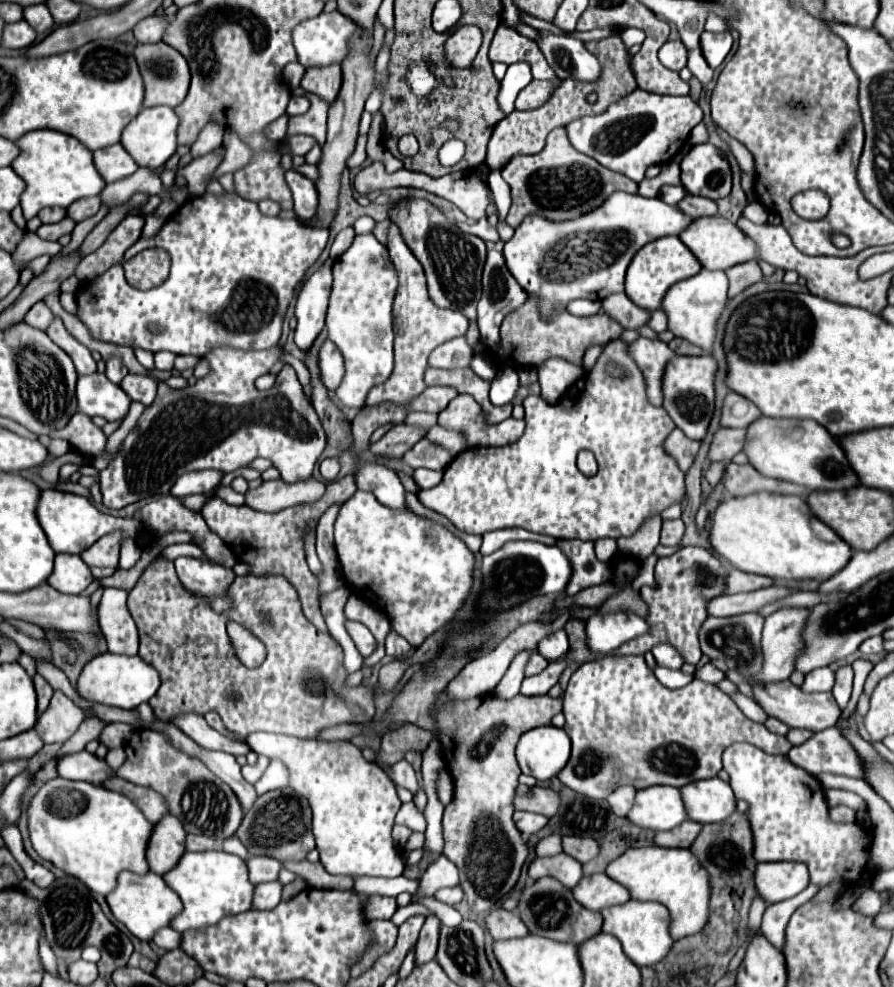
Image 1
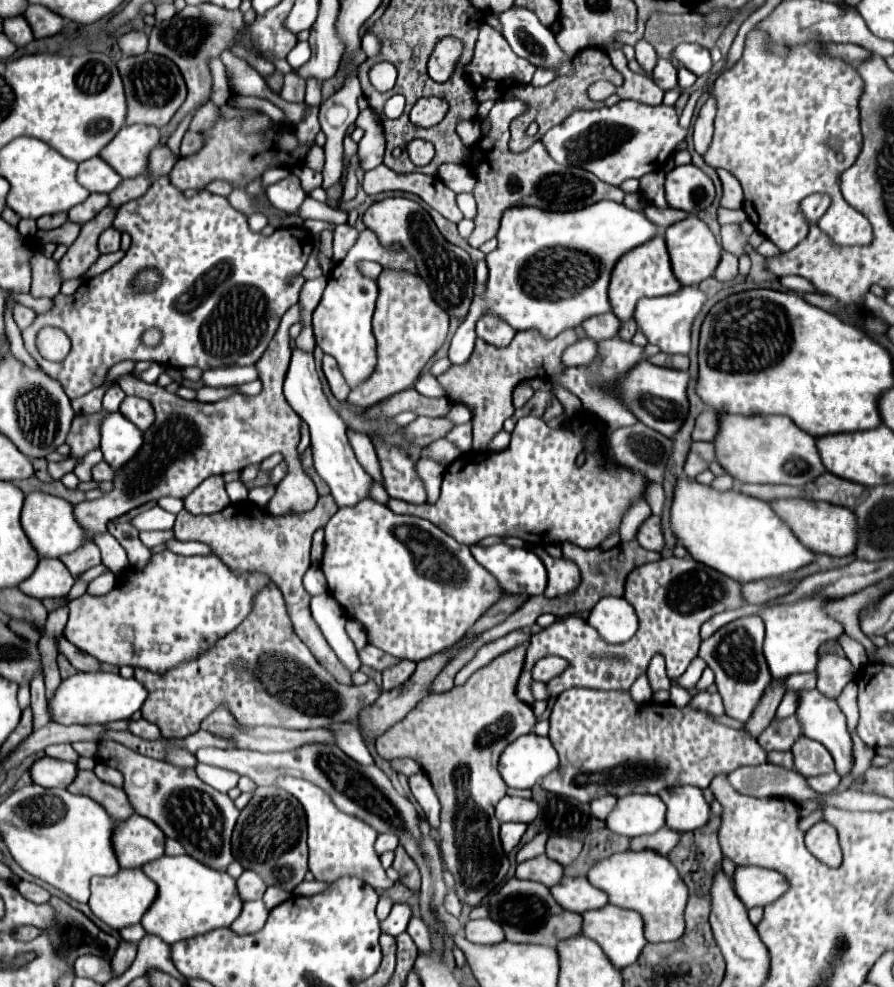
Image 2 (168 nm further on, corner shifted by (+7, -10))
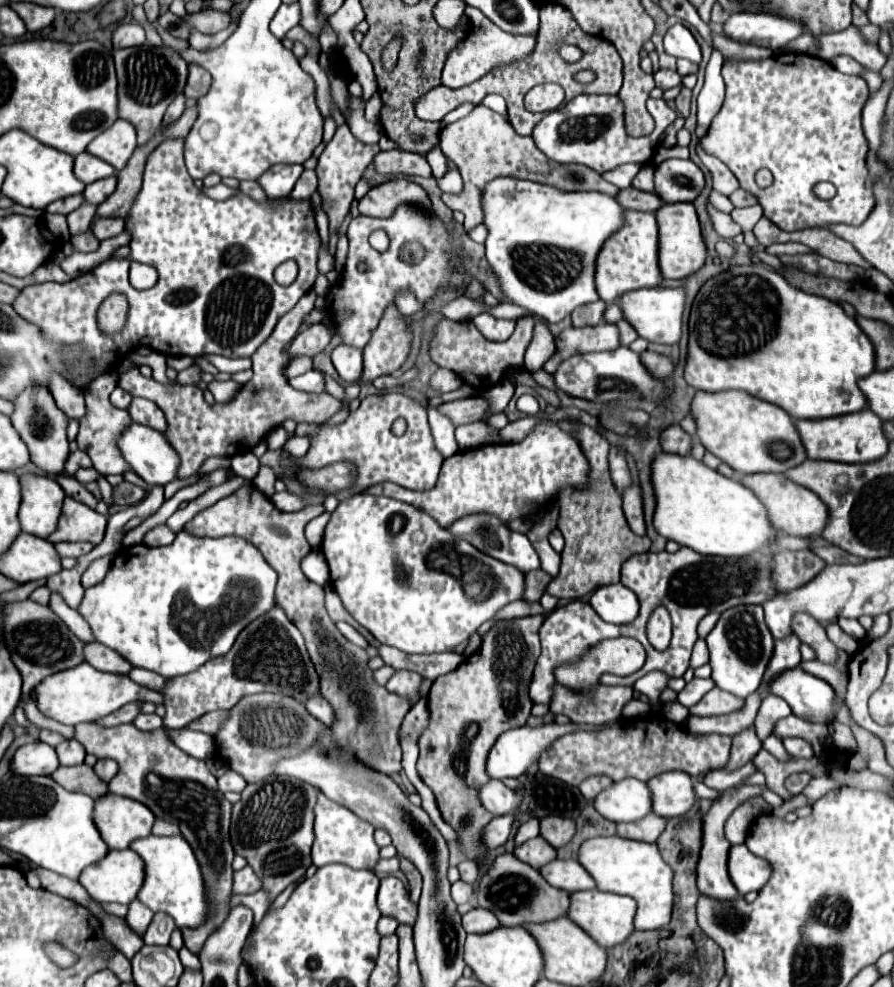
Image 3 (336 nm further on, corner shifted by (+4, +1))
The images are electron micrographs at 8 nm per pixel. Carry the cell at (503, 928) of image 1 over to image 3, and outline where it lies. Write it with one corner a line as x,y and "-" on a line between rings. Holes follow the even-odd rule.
475,907
469,913
465,913
461,917
461,923
467,933
487,933
487,931
493,931
499,927
497,917
493,917
493,913
489,913
487,909
481,909
481,907

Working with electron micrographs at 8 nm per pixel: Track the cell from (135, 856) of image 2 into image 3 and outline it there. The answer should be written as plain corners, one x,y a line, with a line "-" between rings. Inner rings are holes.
105,795
95,801
93,823
109,849
127,849
131,841
151,833
155,815
139,801

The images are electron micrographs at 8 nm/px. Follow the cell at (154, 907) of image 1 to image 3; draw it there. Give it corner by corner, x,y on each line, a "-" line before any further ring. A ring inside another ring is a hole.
111,849
99,863
93,863
81,871
79,883
97,901
127,905
137,897
143,877
145,865
137,853
131,849

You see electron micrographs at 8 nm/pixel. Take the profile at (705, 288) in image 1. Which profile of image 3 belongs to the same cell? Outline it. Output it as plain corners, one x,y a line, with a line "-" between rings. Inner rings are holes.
667,287
637,289
637,291
623,293
619,299
623,319
631,323
631,327
637,331
637,335
651,343
665,343
665,345
673,345
681,337
683,305
685,305
685,291
683,289
667,289

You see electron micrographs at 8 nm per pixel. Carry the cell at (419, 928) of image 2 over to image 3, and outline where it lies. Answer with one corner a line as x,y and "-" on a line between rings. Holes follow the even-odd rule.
393,875
380,880
377,907
381,915
393,917
399,923
413,925
417,919
417,907
409,901
409,893
405,885

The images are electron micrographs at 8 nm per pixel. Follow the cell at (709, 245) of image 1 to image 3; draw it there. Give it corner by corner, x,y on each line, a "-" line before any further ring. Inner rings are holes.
663,203
657,211
659,227
659,269
665,279
683,279
703,267
707,259
707,247
701,237
699,221
693,203

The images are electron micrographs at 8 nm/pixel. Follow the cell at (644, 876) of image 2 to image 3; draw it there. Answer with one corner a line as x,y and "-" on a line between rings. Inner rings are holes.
597,837
587,839
579,847
579,863
597,881
599,891
609,891
617,895
629,895
637,901
635,929
659,929
671,919
673,907
673,871
659,855
655,843
641,843
623,837

